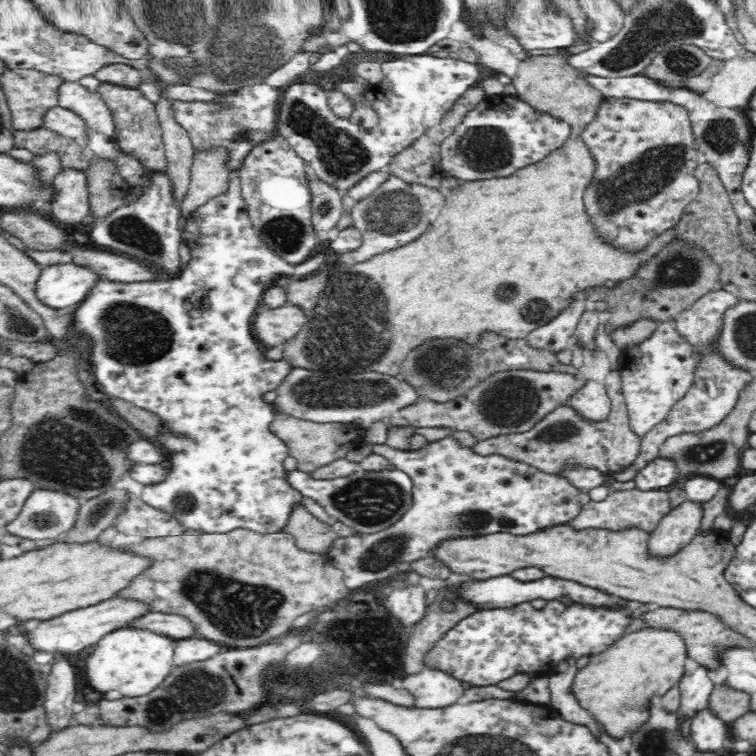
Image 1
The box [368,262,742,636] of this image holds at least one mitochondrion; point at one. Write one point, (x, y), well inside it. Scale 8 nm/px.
(512, 401)

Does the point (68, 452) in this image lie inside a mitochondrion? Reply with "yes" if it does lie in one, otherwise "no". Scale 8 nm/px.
yes

